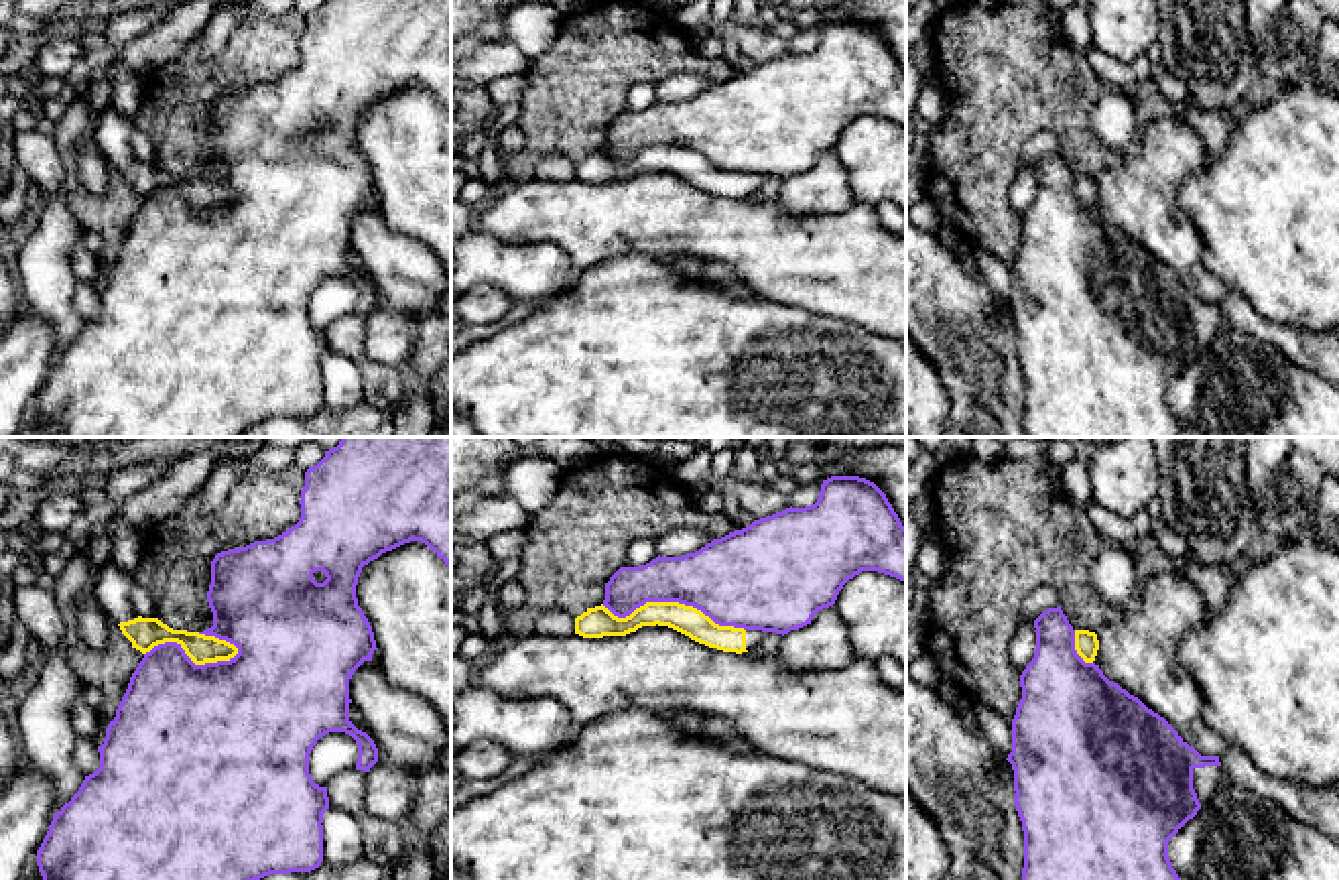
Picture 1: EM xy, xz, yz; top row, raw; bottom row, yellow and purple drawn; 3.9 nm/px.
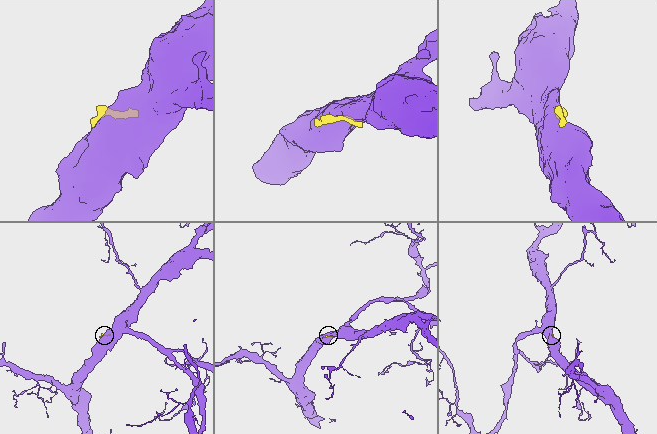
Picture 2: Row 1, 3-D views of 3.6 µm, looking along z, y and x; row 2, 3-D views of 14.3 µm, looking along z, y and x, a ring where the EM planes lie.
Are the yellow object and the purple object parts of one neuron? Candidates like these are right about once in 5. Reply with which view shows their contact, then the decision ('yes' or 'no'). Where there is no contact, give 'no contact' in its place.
contact in xz; no

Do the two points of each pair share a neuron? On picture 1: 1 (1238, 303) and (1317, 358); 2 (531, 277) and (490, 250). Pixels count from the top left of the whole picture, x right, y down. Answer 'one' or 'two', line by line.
1: one
2: one

